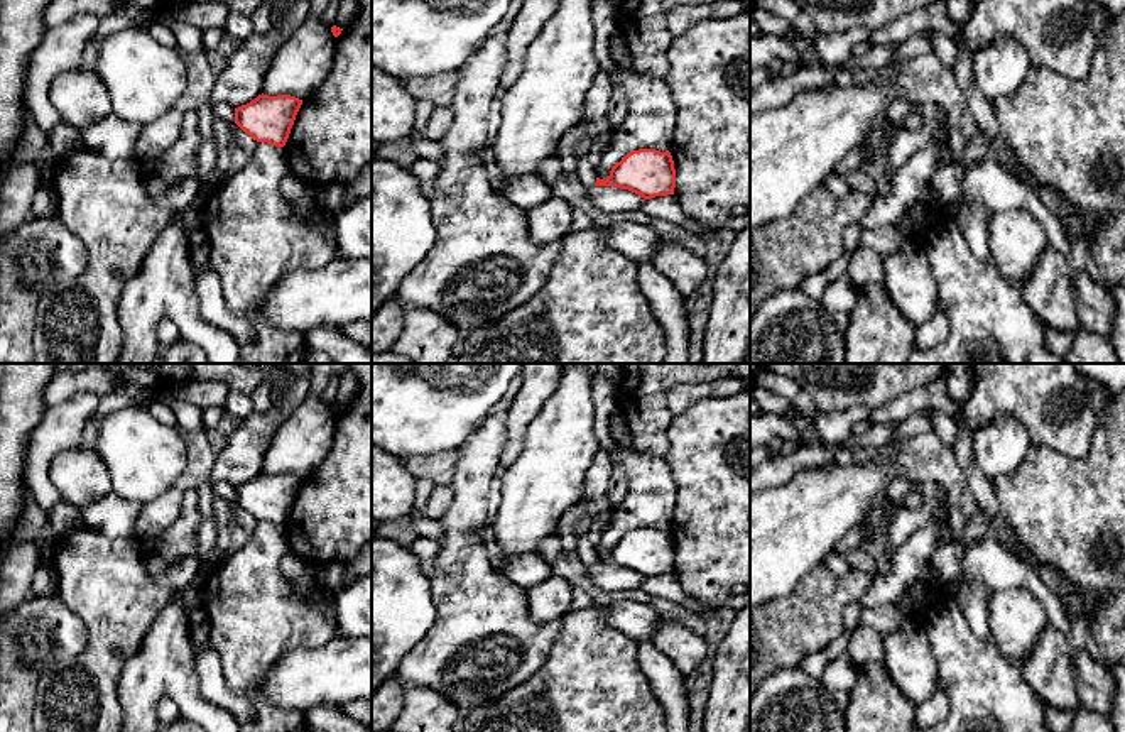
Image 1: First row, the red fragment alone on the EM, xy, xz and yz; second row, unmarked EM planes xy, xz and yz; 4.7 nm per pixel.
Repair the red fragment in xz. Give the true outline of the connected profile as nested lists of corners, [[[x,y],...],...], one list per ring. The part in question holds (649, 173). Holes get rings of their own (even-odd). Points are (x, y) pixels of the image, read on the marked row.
[[[639,149],[617,162],[606,179],[600,179],[588,157],[578,159],[578,179],[588,188],[615,186],[628,189],[644,199],[674,194],[676,169],[669,150]]]

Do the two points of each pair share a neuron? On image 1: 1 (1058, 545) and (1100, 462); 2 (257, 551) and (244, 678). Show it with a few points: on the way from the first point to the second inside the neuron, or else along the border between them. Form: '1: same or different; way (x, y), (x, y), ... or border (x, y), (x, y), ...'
1: same; way (1078, 524), (1100, 502), (1100, 482)
2: same; way (254, 584), (254, 624), (247, 646)

